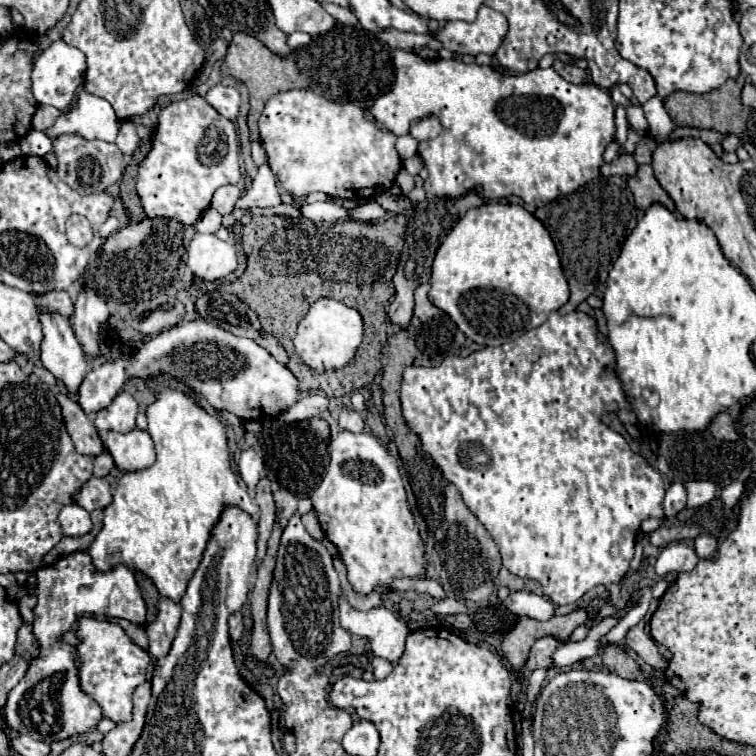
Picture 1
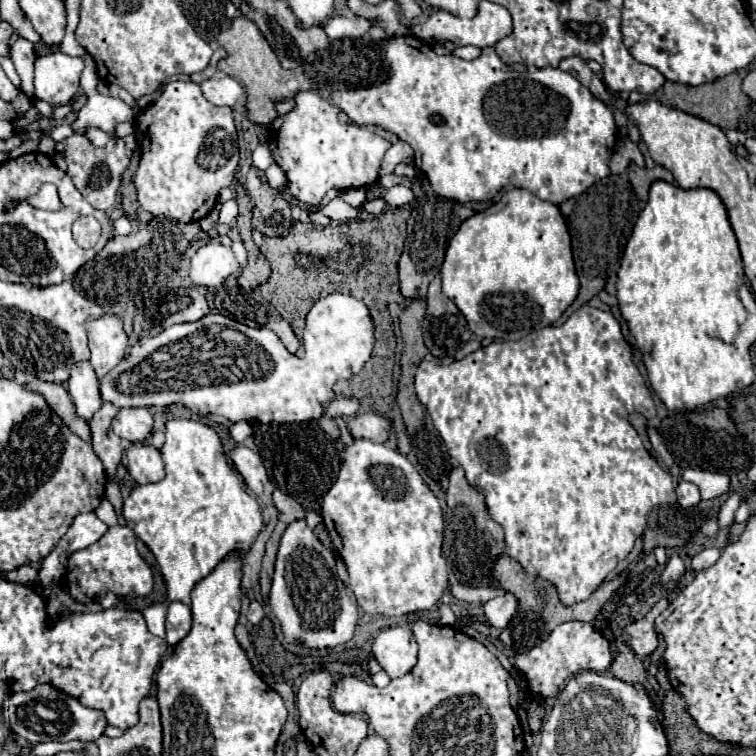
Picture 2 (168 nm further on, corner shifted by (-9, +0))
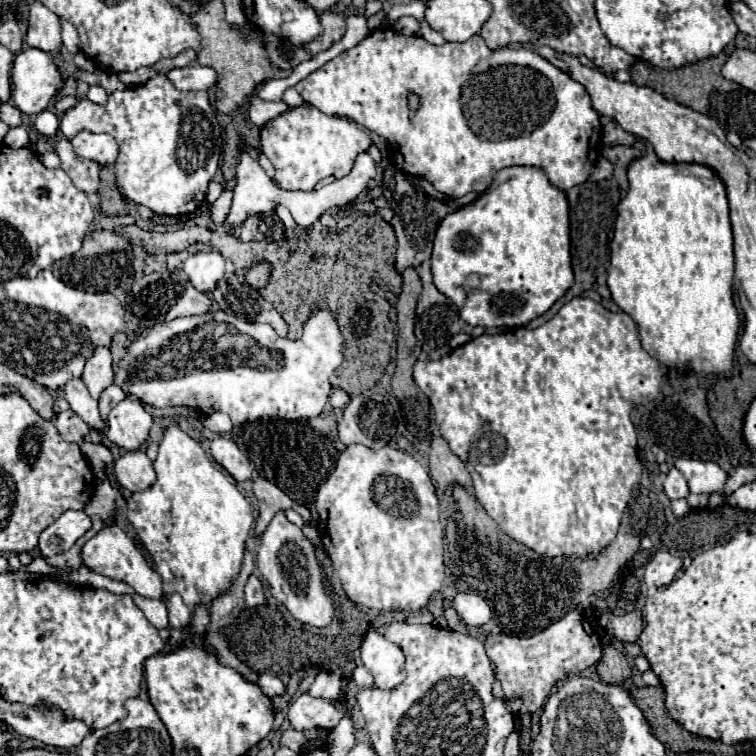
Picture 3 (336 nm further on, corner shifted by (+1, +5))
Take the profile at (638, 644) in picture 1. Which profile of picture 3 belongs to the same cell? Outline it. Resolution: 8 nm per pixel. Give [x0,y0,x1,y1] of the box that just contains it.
[600,610,642,642]

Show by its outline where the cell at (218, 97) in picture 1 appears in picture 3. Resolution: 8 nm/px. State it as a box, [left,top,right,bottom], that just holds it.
[166,64,218,92]

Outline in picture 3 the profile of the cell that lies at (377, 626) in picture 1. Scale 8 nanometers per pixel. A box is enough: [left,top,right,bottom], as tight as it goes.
[362,630,406,690]

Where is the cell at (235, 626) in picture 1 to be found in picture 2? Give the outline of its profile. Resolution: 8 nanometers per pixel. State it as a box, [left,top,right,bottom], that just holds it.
[246,601,264,623]

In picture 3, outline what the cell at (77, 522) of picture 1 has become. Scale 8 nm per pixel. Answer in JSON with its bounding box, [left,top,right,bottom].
[40,510,92,556]

